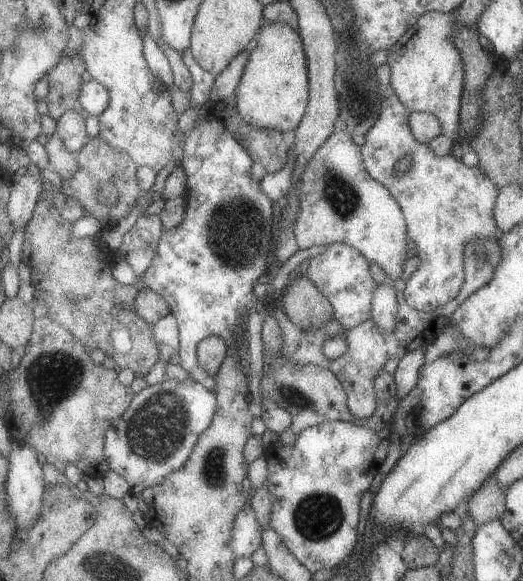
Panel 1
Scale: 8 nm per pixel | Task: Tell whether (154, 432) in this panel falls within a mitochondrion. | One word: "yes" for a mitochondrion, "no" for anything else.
yes

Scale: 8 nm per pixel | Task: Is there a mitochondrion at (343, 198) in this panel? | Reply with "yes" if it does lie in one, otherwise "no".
yes

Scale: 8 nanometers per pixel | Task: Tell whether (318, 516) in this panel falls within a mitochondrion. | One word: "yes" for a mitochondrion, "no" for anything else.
yes

